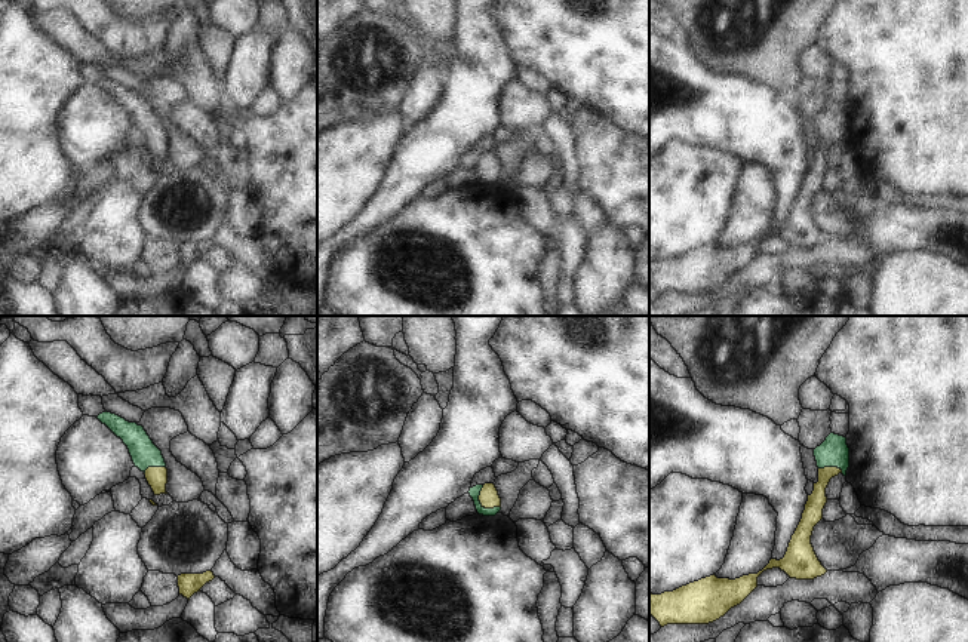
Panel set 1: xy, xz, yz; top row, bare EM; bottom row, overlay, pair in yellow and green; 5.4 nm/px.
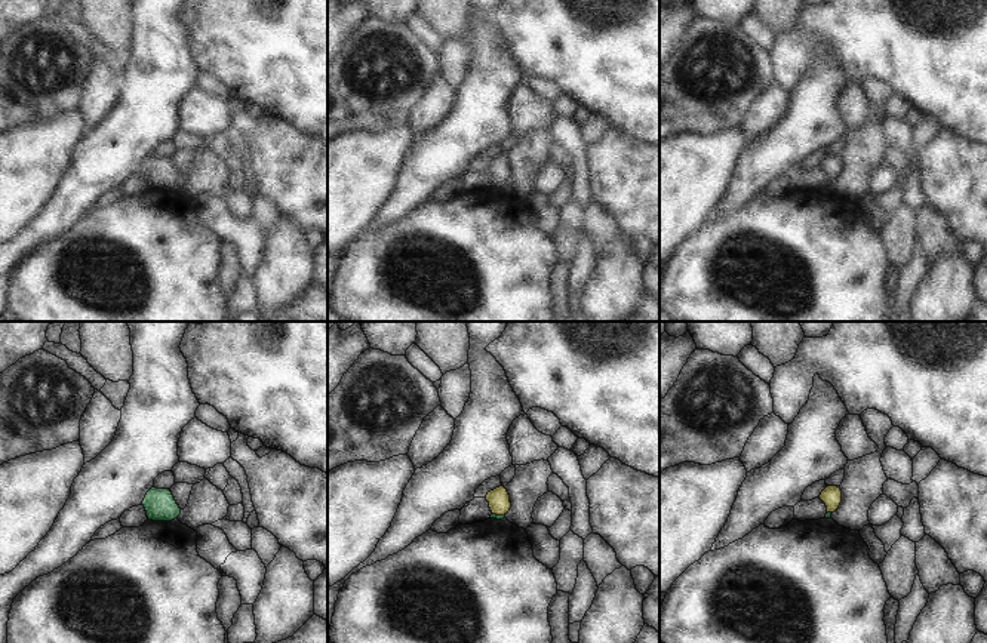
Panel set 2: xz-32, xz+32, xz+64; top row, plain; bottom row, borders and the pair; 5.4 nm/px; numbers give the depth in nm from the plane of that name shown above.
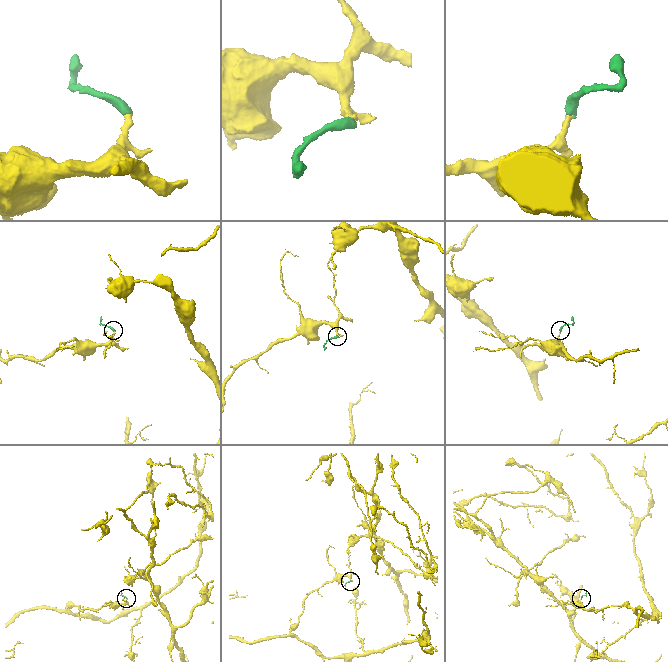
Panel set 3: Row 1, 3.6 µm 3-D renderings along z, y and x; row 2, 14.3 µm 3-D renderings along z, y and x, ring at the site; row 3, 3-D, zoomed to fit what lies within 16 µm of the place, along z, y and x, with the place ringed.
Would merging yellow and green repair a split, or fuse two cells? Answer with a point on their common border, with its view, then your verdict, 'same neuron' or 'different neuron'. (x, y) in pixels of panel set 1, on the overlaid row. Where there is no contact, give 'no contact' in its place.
xz (482, 504) | same neuron

